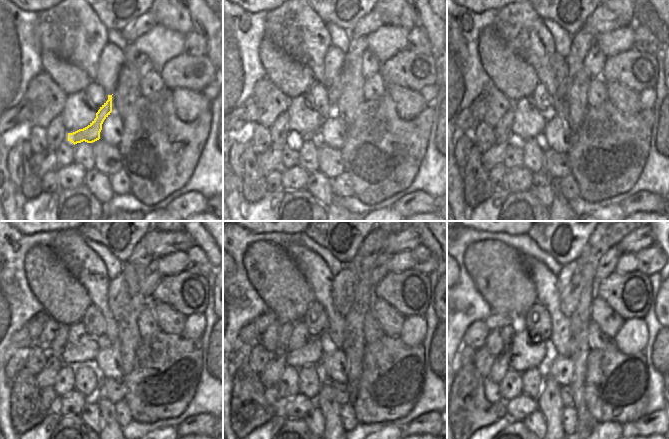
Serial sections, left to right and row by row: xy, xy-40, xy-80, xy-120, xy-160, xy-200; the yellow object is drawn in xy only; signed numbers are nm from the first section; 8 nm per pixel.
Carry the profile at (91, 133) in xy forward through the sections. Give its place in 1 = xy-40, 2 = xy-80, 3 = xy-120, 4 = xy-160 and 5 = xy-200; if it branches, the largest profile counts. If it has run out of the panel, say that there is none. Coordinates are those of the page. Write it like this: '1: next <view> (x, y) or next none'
1: next xy-40 (334, 88)
2: next xy-80 (562, 79)
3: next xy-120 (117, 290)
4: next xy-160 (343, 284)
5: next xy-200 (570, 282)

